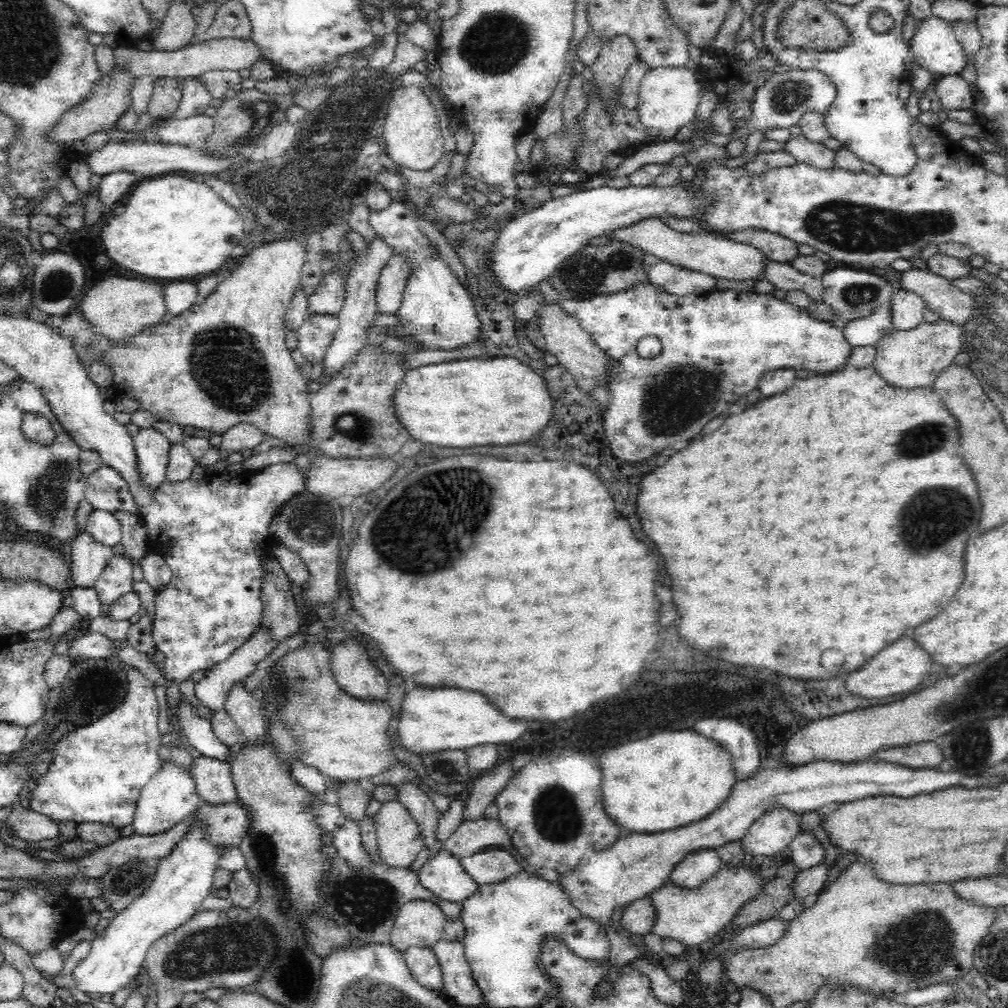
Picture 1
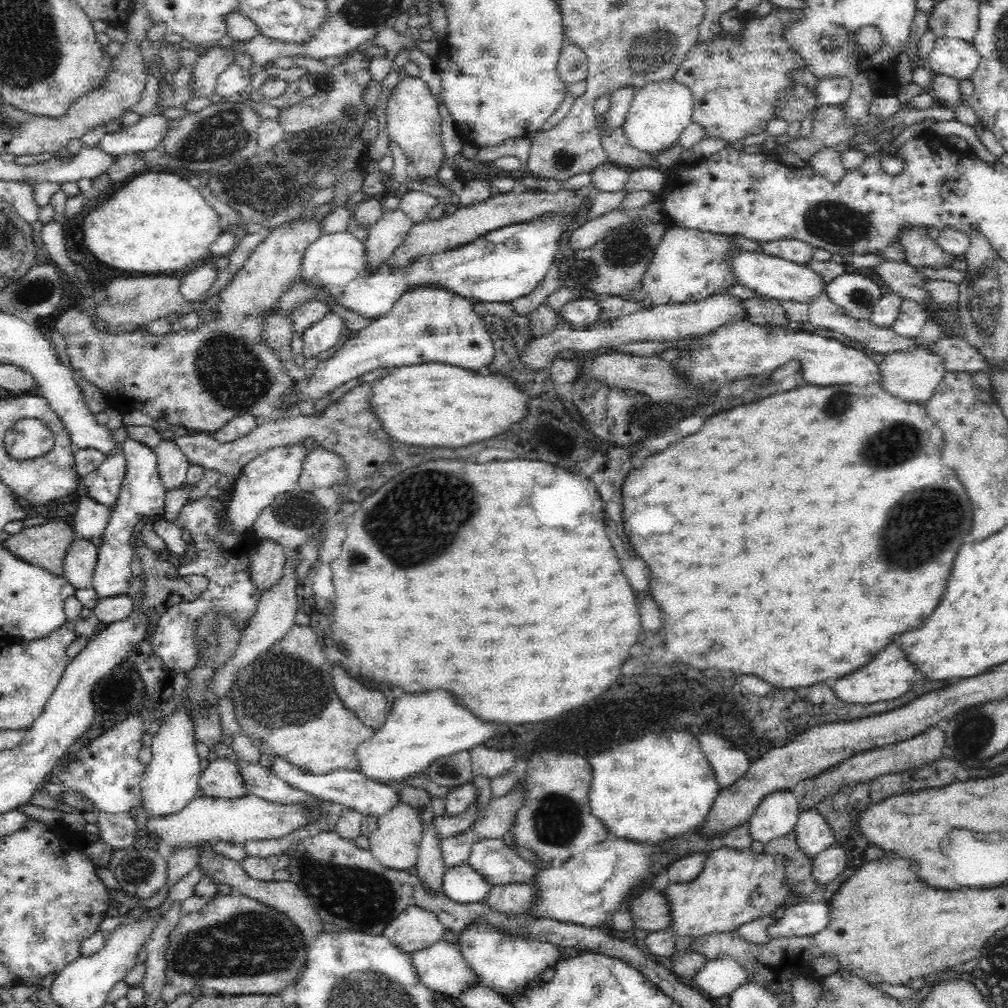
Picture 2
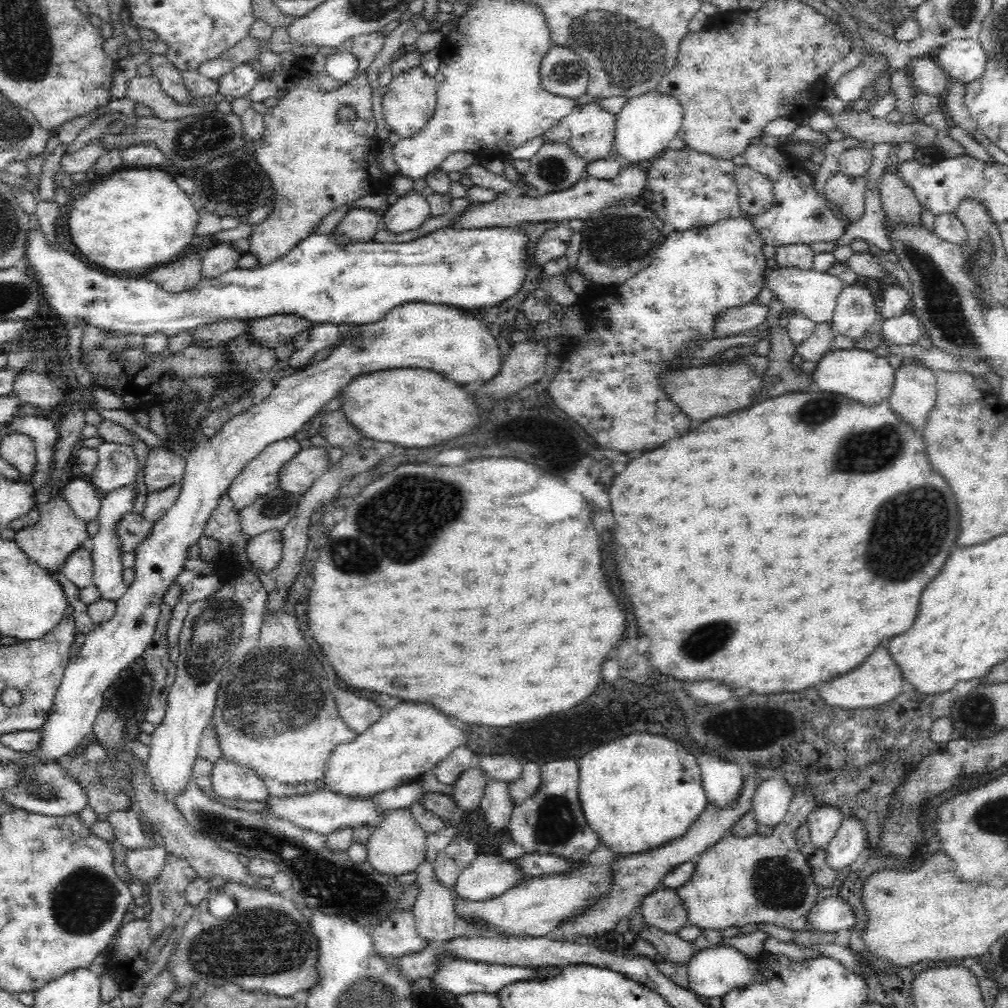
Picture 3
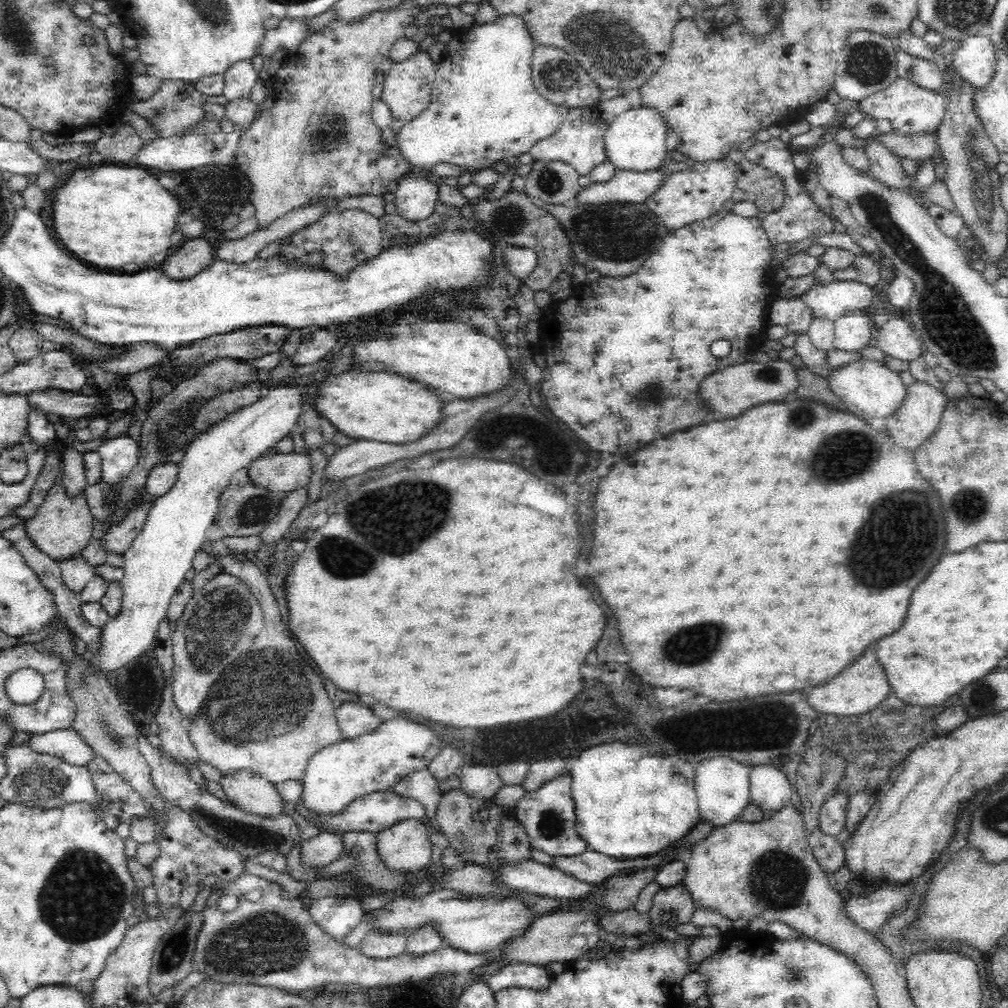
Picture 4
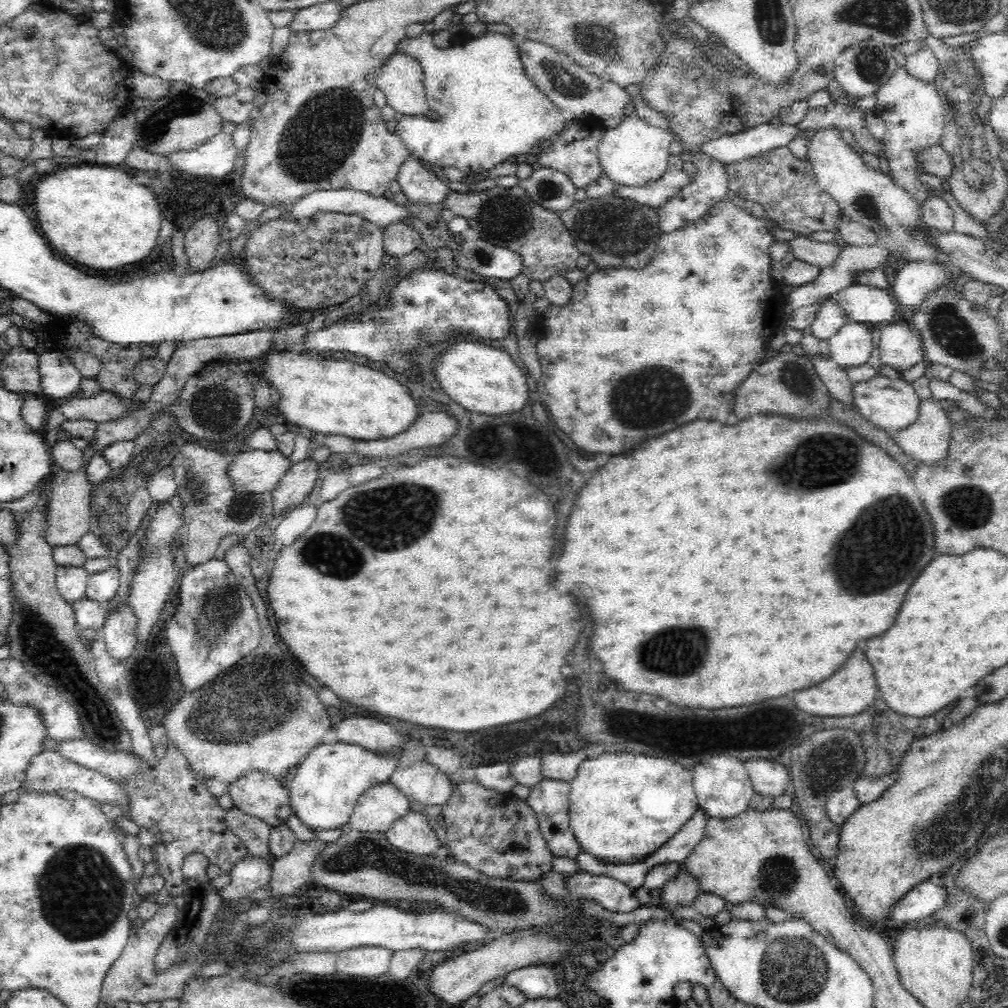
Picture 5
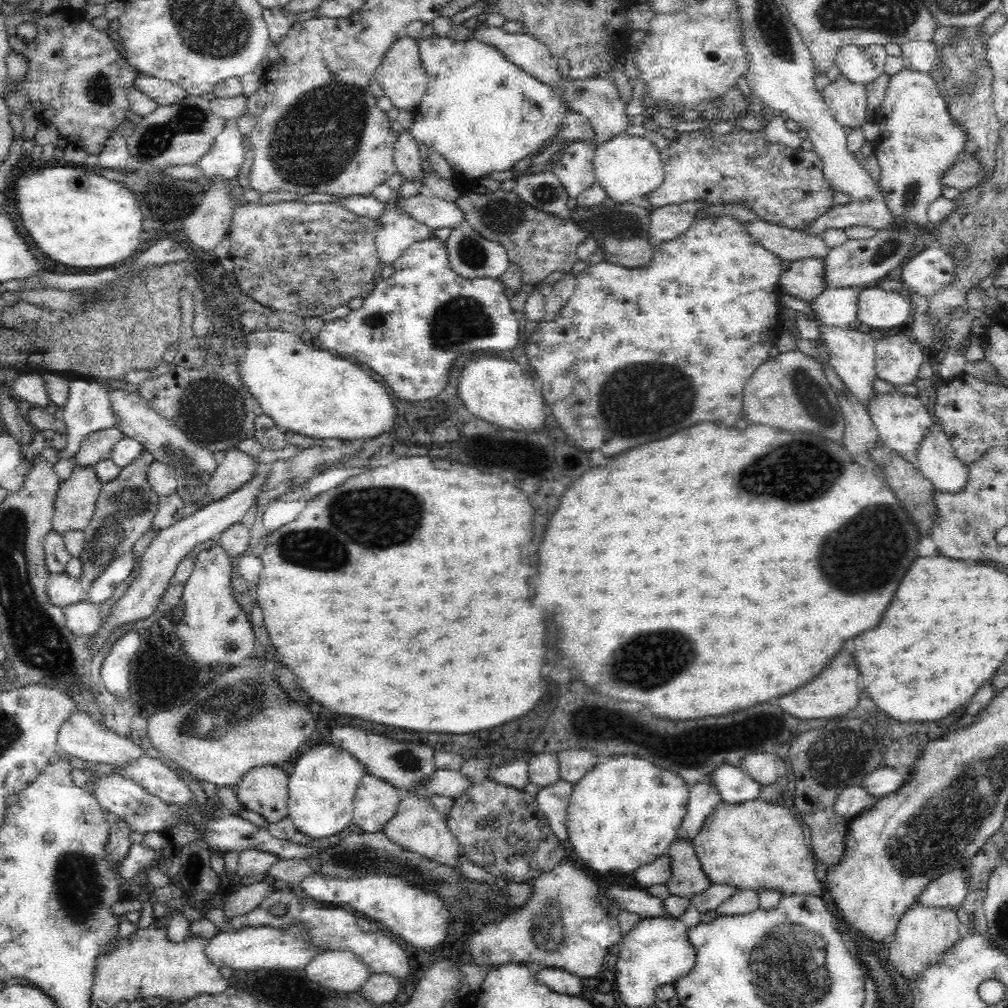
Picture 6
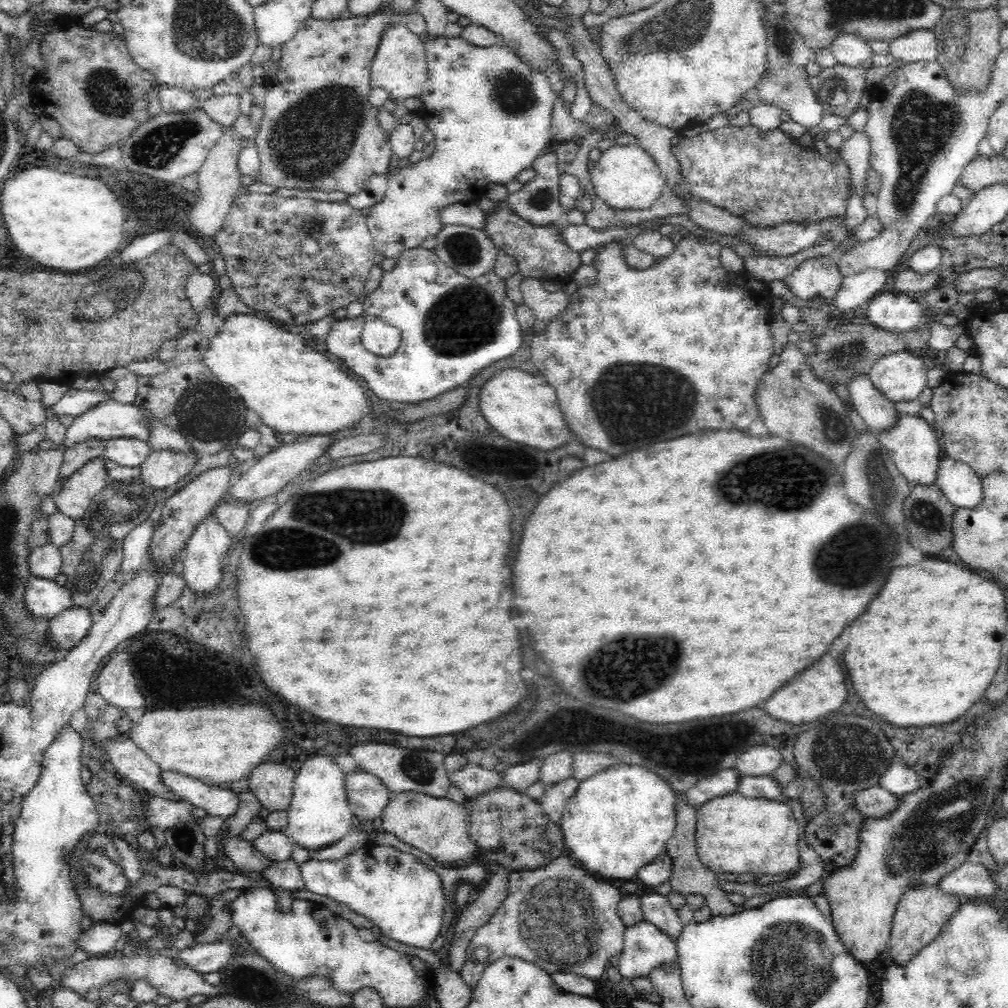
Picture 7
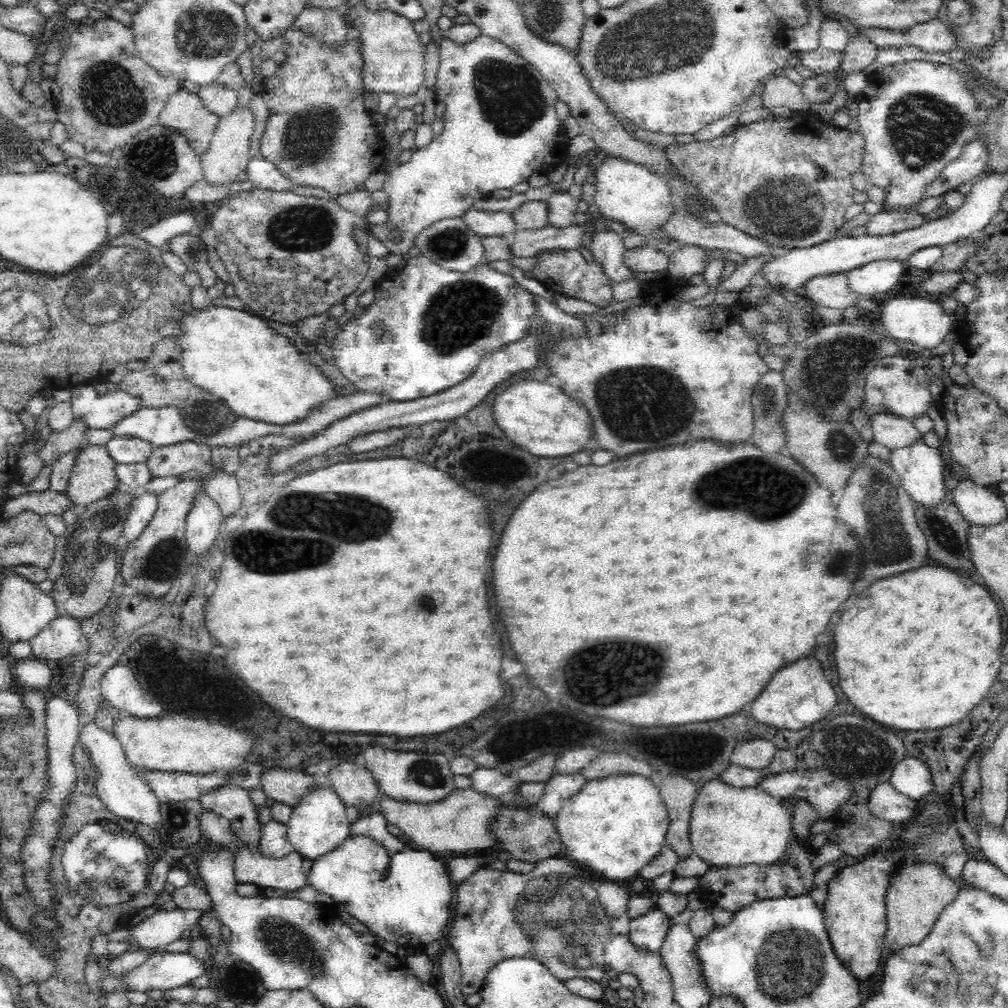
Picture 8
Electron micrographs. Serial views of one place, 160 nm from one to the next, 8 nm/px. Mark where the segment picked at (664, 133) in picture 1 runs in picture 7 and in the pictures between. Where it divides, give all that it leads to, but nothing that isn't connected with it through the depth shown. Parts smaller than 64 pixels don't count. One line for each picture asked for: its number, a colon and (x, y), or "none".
2: (660, 111)
3: (645, 125)
4: (635, 140)
5: (634, 153)
6: (628, 167)
7: (626, 177)

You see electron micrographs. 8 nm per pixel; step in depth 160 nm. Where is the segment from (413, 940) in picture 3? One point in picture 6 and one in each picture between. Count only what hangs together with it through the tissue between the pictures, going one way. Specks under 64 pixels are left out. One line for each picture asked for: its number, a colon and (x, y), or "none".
4: (376, 945)
5: (365, 961)
6: (340, 970)

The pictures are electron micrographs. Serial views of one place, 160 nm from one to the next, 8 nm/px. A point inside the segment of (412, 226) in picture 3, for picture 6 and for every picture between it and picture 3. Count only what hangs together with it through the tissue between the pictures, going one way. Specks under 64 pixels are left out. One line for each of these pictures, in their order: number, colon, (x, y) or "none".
4: (415, 198)
5: (417, 183)
6: (408, 162)

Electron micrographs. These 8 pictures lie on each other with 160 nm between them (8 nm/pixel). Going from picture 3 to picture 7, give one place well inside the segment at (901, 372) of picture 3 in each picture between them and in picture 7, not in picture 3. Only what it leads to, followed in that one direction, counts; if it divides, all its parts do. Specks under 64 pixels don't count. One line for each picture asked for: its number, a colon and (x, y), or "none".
4: (919, 415)
5: (927, 440)
6: (936, 458)
7: (960, 484)

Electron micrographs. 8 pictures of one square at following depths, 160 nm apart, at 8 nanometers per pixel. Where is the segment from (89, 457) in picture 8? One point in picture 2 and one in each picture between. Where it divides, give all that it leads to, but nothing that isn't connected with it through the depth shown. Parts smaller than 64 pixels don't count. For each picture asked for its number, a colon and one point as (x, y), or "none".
2: (45, 545)
3: (58, 532)
4: (62, 526)
5: (68, 508)
6: (76, 497)
7: (73, 499)

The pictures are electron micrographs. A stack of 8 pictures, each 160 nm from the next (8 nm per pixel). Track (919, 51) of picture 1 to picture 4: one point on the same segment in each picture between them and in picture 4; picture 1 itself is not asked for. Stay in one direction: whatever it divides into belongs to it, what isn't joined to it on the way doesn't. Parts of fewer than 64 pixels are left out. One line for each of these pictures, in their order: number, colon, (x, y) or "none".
2: (956, 58)
3: (963, 60)
4: (974, 59)

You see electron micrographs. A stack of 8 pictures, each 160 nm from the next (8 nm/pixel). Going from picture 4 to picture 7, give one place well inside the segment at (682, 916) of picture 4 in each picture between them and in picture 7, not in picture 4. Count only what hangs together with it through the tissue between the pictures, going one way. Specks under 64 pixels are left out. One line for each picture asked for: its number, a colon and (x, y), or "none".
5: (680, 892)
6: (687, 878)
7: (689, 876)

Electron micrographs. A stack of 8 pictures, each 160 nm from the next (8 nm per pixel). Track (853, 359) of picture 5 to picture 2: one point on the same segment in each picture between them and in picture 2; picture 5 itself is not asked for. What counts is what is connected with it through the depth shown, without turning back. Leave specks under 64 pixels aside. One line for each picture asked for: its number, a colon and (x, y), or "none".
2: (855, 294)
3: (855, 312)
4: (855, 330)

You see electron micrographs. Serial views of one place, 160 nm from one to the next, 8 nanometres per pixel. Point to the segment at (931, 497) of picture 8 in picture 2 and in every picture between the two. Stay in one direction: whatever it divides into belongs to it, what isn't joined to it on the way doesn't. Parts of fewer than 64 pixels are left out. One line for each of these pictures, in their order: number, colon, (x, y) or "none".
2: (714, 360)
3: (866, 376)
4: (869, 387)
5: (892, 404)
6: (901, 420)
7: (914, 445)

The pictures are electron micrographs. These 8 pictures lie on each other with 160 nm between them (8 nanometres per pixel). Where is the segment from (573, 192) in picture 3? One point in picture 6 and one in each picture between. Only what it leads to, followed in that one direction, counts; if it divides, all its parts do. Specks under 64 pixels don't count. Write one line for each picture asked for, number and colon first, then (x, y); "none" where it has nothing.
4: (627, 186)
5: (654, 194)
6: (785, 186)

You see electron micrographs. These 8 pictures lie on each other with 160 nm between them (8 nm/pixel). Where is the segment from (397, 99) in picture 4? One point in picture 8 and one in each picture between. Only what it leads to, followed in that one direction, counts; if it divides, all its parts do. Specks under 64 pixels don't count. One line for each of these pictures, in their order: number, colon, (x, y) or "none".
5: (401, 78)
6: (401, 75)
7: (400, 67)
8: (392, 57)

